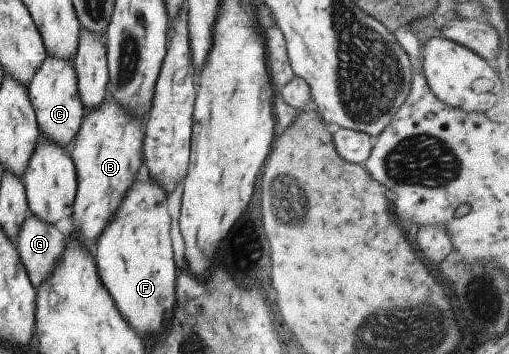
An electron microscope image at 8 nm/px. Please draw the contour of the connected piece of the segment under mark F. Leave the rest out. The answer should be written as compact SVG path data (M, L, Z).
M141 170L95 243L99 273L109 293L113 293L119 311L139 335L159 333L163 323L167 323L173 315L177 273L171 243L171 221L169 195L159 183L146 179L146 171Z

